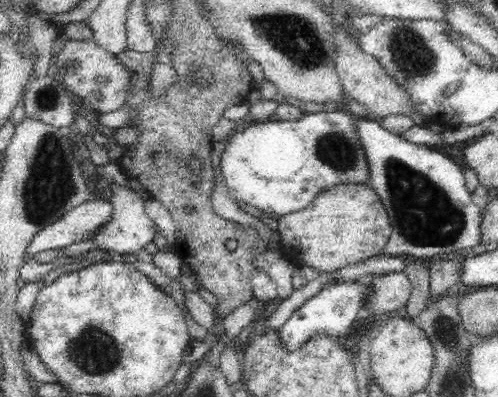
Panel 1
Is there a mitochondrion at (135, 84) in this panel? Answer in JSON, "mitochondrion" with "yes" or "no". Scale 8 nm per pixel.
{"mitochondrion":"no"}

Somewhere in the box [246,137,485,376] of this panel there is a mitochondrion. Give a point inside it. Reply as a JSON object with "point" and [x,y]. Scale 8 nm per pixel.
{"point":[425,216]}

